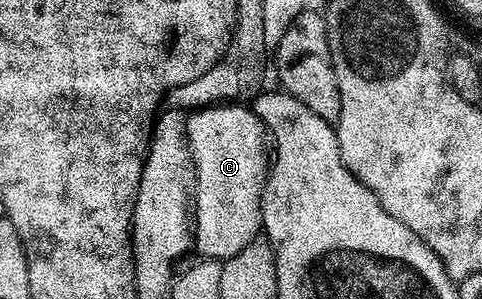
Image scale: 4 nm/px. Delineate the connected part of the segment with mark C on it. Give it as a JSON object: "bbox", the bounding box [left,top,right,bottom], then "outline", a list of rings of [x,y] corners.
{"bbox":[186,103,268,261],"outline":[[[218,103],[212,107],[199,109],[191,112],[186,118],[187,143],[190,144],[191,159],[194,160],[196,186],[195,186],[195,234],[194,247],[199,251],[198,254],[205,260],[225,261],[240,253],[250,242],[257,240],[262,231],[262,189],[265,185],[268,172],[268,130],[262,124],[261,119],[254,114],[253,108],[247,107],[242,103]]]}

